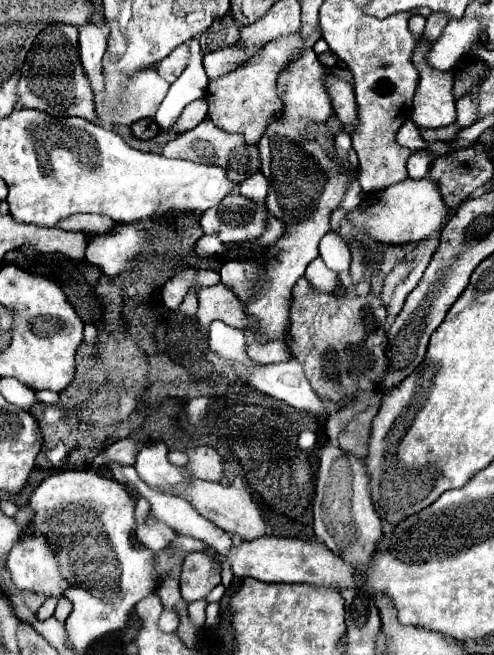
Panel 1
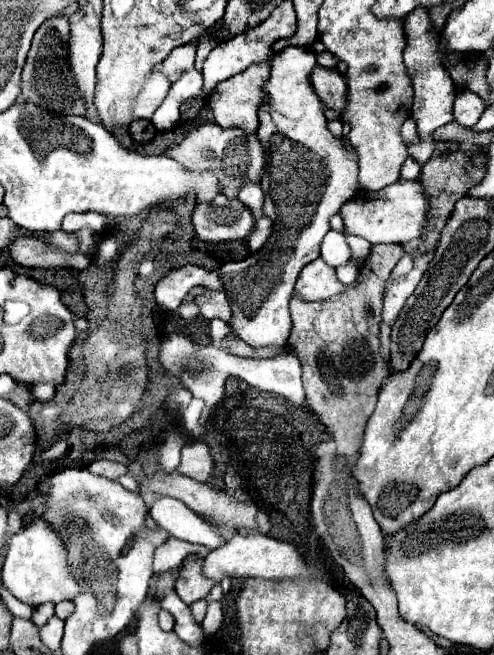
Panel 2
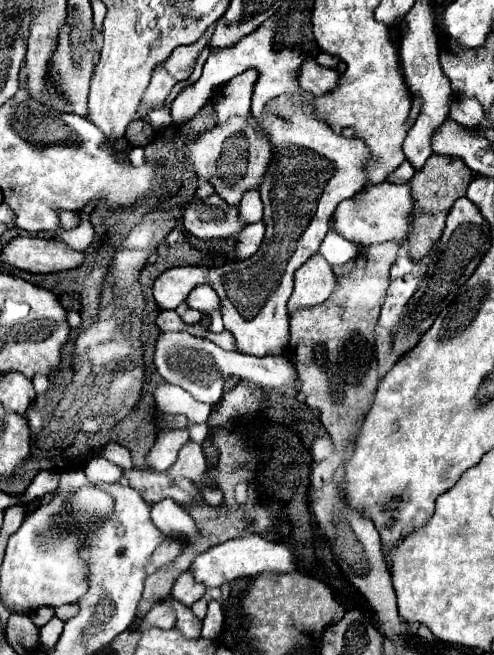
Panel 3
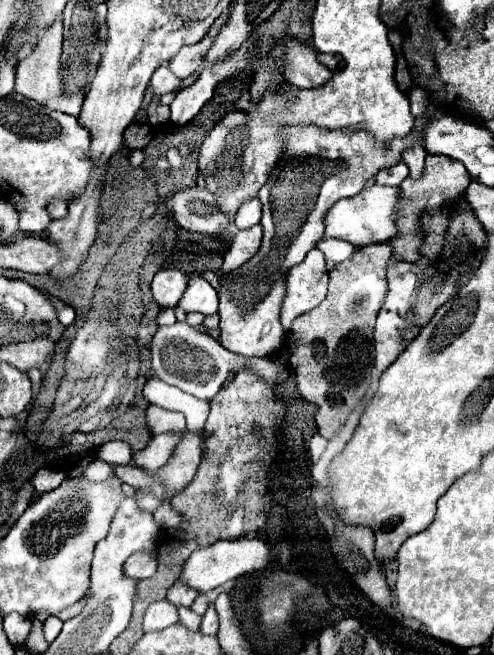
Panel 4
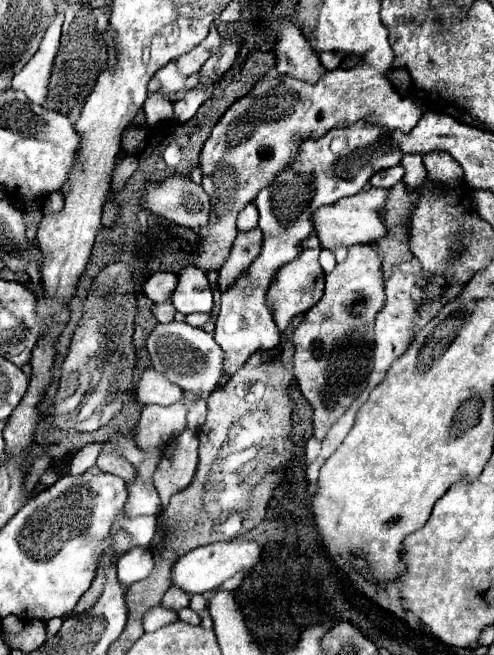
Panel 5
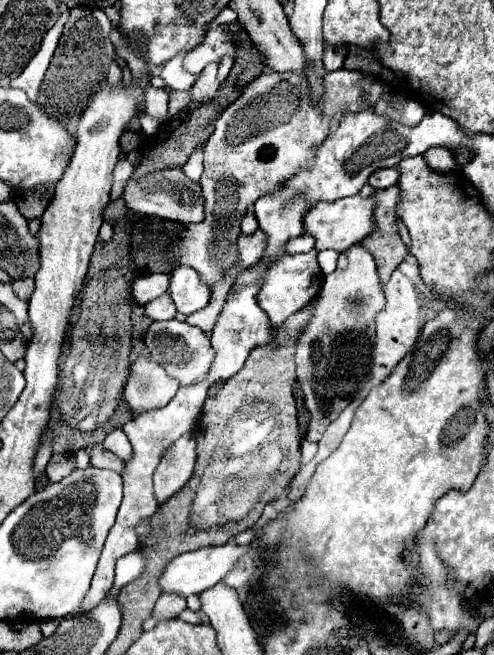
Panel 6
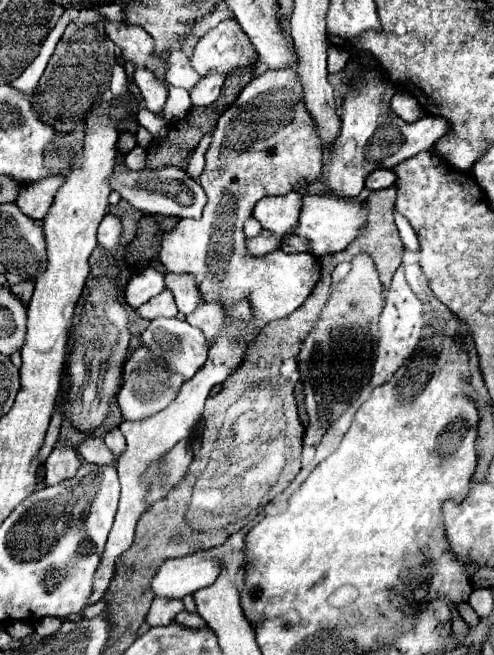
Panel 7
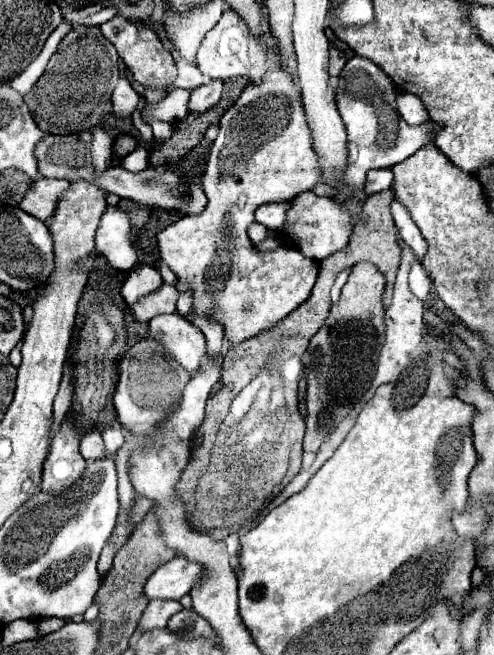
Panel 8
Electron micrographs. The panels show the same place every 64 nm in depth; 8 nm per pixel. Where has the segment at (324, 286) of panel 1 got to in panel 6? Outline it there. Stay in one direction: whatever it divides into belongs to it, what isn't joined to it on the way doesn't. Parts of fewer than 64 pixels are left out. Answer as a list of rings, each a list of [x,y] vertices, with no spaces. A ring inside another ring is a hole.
[[[316,250],[296,256],[282,256],[280,260],[272,262],[264,272],[264,288],[258,294],[258,304],[266,310],[270,318],[288,318],[290,314],[302,310],[308,302],[312,302],[324,284],[324,274],[316,262]]]

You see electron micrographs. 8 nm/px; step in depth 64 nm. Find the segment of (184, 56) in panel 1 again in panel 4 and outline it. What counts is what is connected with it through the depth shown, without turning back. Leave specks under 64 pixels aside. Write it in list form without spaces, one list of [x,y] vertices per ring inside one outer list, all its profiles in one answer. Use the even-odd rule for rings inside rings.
[[[206,36],[204,40],[200,40],[200,44],[192,44],[188,48],[180,48],[180,52],[176,56],[172,56],[172,60],[168,62],[170,70],[180,80],[188,78],[190,74],[194,74],[200,68],[200,64],[202,64],[206,52],[210,50],[210,46],[212,46],[212,38]]]

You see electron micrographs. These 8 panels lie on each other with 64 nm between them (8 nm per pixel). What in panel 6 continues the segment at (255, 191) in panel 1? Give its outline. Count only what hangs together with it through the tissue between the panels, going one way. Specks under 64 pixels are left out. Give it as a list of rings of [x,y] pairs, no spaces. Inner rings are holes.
[[[252,206],[248,208],[248,212],[240,218],[240,230],[244,232],[244,234],[252,234],[254,230],[258,230],[258,222],[256,222],[256,216],[254,216],[254,212],[252,212]]]

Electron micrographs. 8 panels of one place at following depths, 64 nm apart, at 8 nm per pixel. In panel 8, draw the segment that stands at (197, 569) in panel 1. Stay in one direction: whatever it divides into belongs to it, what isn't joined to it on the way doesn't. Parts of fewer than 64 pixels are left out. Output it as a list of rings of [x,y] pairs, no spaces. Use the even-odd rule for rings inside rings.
[[[150,600],[148,608],[144,610],[140,618],[140,630],[152,630],[152,628],[166,628],[170,616],[182,610],[180,602],[174,600]]]

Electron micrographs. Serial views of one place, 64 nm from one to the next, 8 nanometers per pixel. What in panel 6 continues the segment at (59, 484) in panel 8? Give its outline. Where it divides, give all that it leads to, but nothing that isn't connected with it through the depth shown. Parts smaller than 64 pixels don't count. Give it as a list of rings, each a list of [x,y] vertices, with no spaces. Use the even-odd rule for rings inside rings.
[[[54,454],[48,462],[46,476],[50,478],[50,482],[58,482],[64,476],[68,476],[72,470],[74,470],[74,458],[70,454]]]

